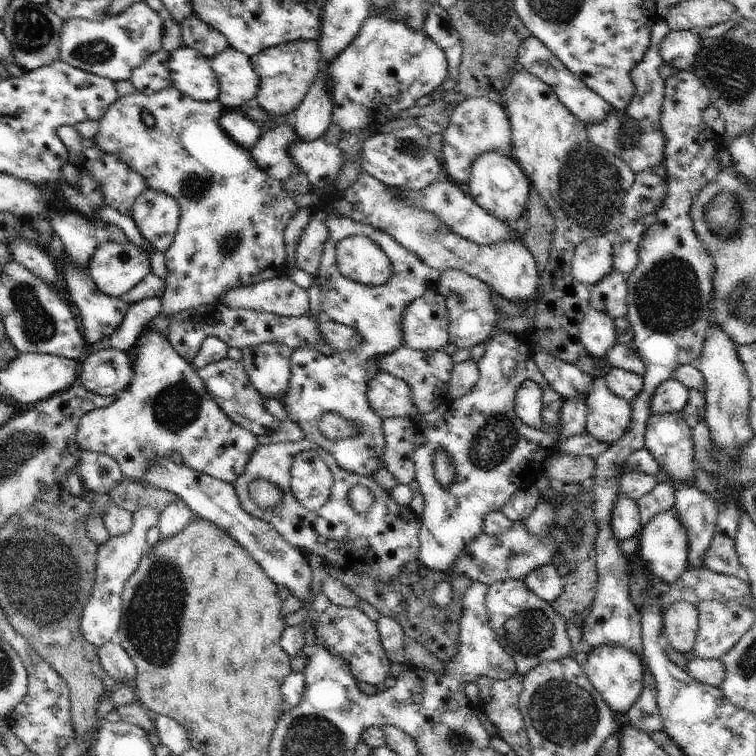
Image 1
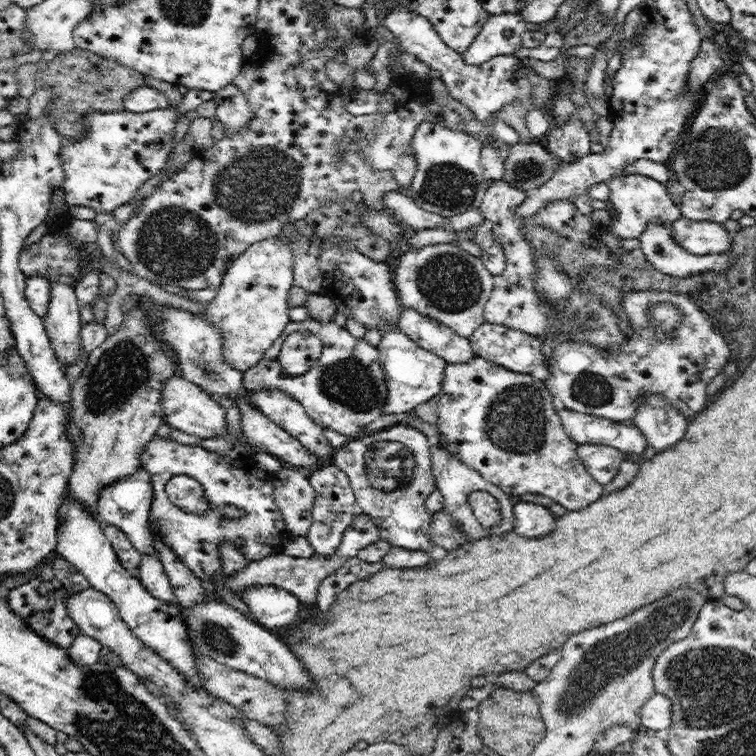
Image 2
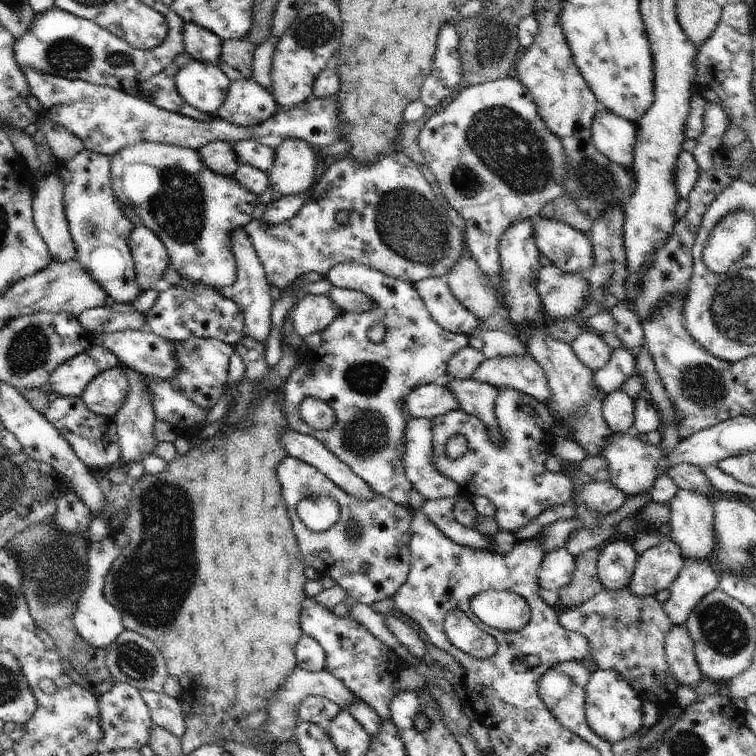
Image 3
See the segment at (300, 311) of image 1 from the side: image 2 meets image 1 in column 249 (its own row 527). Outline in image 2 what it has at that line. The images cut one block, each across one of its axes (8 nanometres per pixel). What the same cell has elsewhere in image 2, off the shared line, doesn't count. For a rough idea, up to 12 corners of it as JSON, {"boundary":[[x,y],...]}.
{"boundary":[[284,465],[273,499],[288,532],[305,536],[315,490],[305,471]]}

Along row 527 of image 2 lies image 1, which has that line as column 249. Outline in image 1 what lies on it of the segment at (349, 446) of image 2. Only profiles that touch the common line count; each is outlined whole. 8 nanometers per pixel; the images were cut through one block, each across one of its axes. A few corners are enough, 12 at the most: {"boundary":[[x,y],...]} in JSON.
{"boundary":[[240,361],[197,369],[226,416],[260,445],[298,442],[292,420],[276,420]]}

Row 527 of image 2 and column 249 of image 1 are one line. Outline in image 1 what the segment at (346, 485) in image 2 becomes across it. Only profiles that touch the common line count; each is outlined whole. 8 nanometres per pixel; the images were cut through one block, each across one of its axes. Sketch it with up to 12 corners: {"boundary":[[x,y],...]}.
{"boundary":[[219,301],[172,316],[168,340],[189,363],[204,338],[229,347],[320,342],[323,314],[276,316]]}

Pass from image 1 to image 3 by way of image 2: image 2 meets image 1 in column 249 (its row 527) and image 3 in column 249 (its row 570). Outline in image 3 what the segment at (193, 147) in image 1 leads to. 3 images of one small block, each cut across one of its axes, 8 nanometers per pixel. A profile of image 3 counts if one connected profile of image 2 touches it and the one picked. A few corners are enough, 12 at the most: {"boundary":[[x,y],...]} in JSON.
{"boundary":[[139,143],[114,194],[183,282],[237,279],[234,229],[259,203],[198,151]]}

